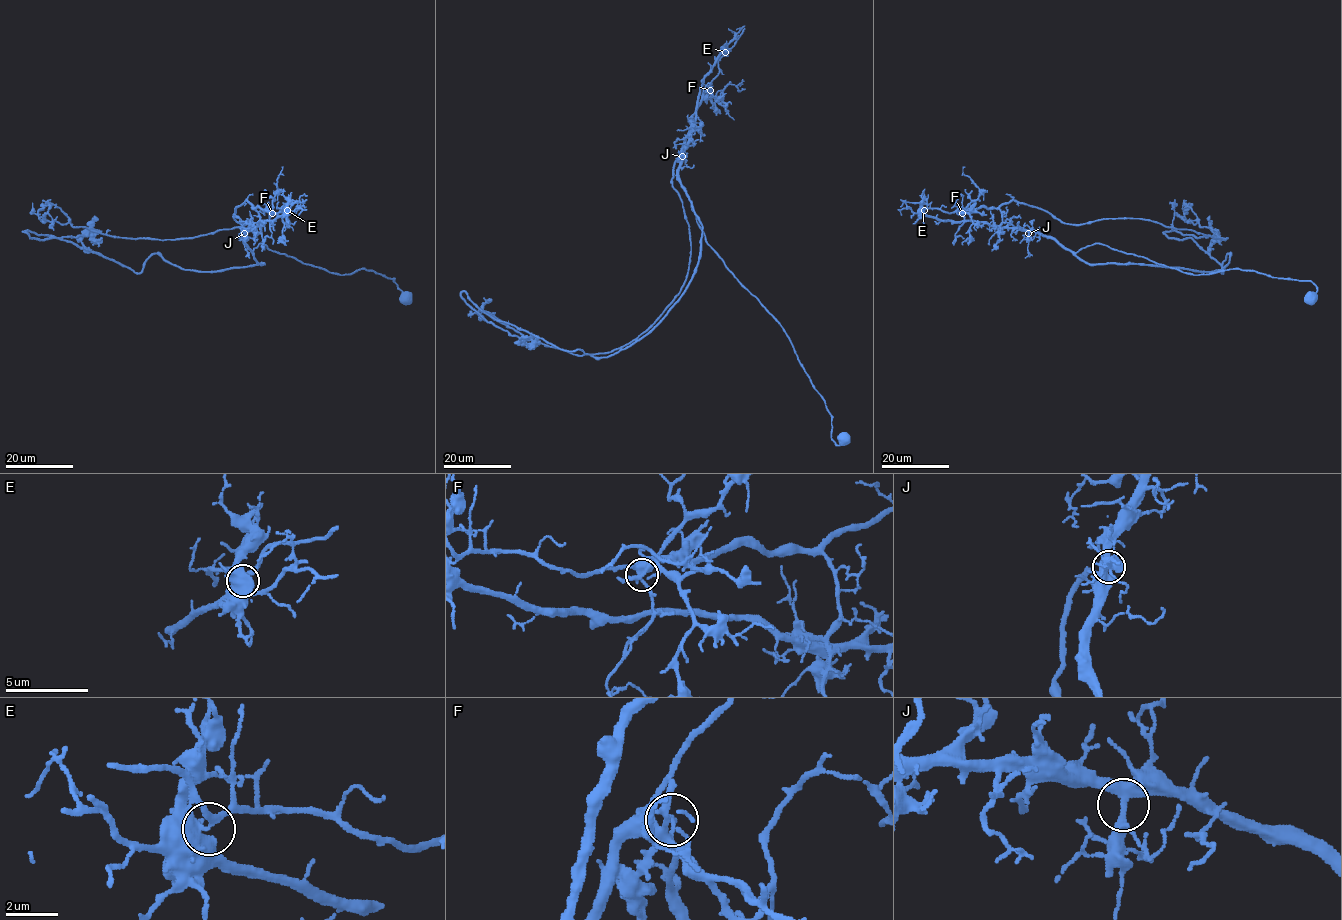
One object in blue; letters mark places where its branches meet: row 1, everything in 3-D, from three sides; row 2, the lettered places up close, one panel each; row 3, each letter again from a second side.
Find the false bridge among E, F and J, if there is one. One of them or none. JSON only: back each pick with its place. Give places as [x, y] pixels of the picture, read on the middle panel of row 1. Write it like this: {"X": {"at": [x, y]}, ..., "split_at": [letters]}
{"E": {"at": [725, 52]}, "split_at": ["E"]}

